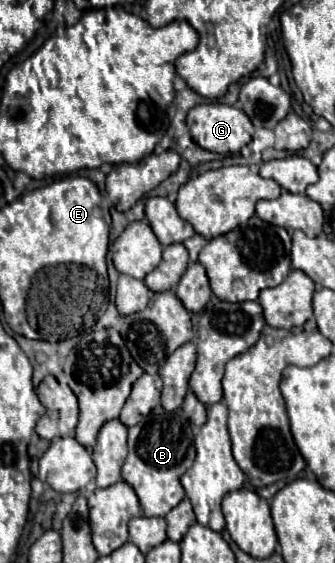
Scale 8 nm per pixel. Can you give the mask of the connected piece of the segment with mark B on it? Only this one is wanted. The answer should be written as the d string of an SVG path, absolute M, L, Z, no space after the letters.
M163 413L147 417L145 423L129 429L129 455L123 465L123 479L135 489L147 517L167 515L185 497L179 477L193 465L193 461L195 447L191 425L181 415Z

